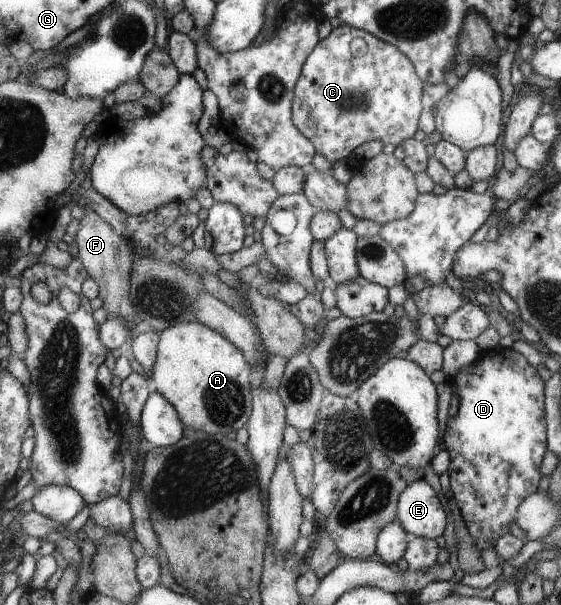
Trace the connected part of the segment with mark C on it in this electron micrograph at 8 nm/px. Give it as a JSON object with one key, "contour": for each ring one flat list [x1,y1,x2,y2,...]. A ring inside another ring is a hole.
{"contour":[[340,25,312,50,296,82,291,119,296,129,312,142,317,154,329,163,358,153,359,146,372,140,397,146,411,138,421,113,421,81,412,62,396,46,380,41,364,30]]}

